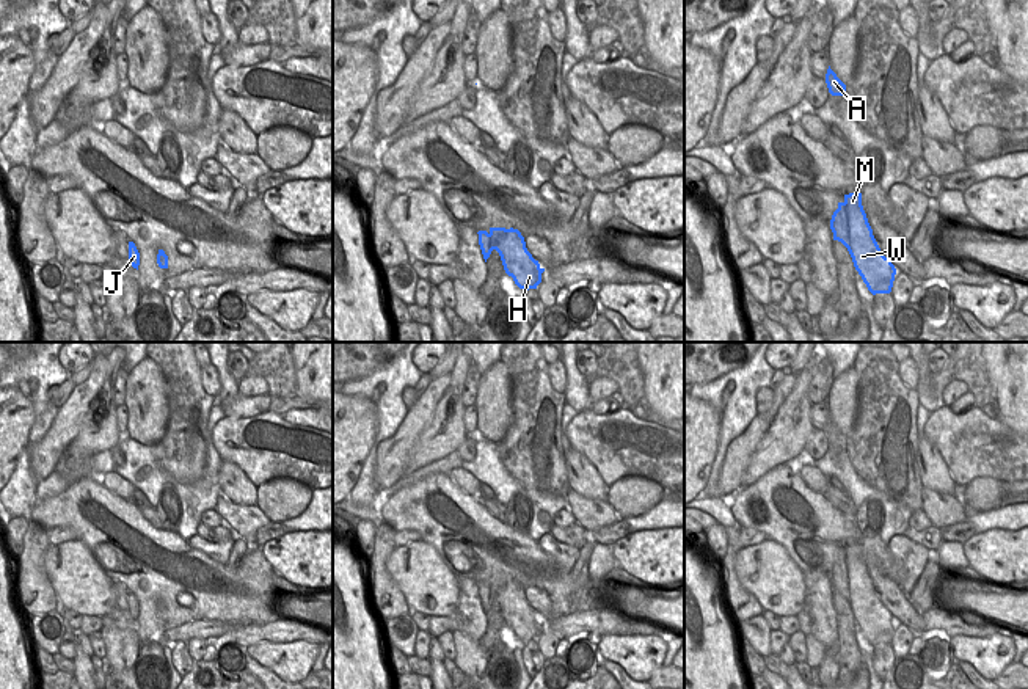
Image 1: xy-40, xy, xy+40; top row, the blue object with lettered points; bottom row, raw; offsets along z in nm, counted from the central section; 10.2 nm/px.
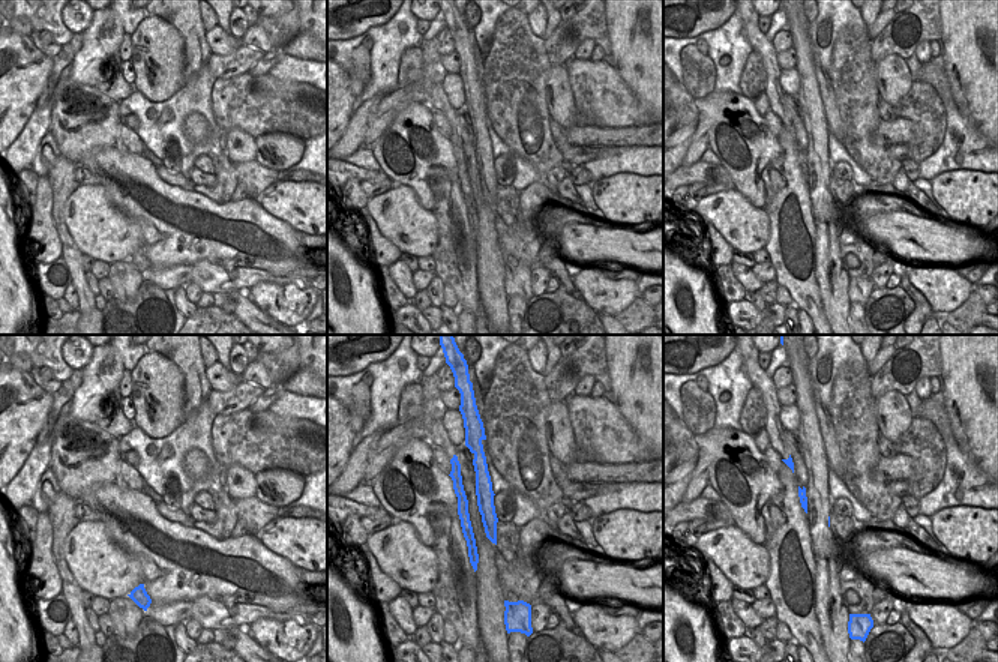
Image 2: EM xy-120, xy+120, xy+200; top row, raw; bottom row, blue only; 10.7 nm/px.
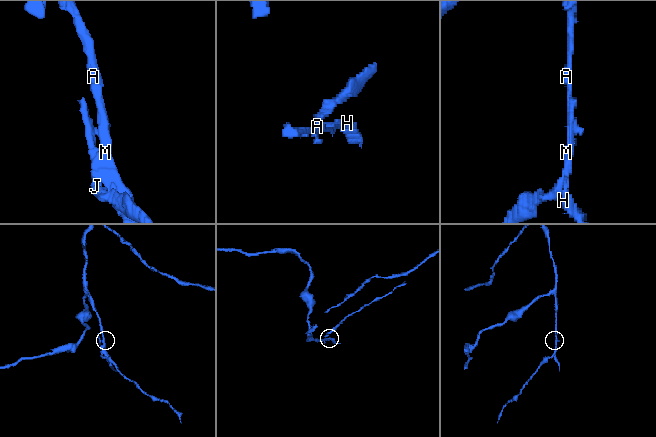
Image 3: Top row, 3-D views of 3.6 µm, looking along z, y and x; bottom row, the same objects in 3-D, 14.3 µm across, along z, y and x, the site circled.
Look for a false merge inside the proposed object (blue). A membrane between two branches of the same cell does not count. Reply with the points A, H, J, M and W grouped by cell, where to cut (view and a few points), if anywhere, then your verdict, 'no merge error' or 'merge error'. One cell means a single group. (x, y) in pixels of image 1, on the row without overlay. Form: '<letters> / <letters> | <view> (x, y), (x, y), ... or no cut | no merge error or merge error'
A H M W / J | xy+40 (845, 553), (848, 601) | merge error

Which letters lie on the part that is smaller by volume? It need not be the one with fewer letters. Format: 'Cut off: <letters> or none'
Cut off: J.

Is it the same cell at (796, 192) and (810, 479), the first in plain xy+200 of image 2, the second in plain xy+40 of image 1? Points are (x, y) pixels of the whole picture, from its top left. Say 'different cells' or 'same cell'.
different cells

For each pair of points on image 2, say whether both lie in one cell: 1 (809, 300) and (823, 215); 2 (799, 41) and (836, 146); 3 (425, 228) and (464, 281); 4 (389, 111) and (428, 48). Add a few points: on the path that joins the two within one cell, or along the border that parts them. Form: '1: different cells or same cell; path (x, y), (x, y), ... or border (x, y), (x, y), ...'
1: different cells; border (815, 231), (815, 281), (821, 302)
2: different cells; border (827, 132), (829, 170)
3: different cells; border (431, 210), (437, 222), (437, 246), (432, 254)
4: same cell; path (405, 96), (429, 77), (429, 65)

